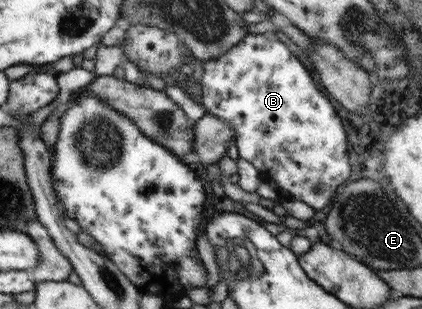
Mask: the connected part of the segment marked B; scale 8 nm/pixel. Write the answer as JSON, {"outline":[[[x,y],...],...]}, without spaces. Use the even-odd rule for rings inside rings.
{"outline":[[[246,34],[242,42],[215,60],[203,62],[203,107],[206,113],[222,119],[234,131],[240,158],[250,161],[263,180],[272,181],[290,198],[300,199],[314,210],[330,203],[338,187],[350,177],[346,133],[328,97],[316,87],[308,69],[304,67],[280,40],[266,35]]]}

